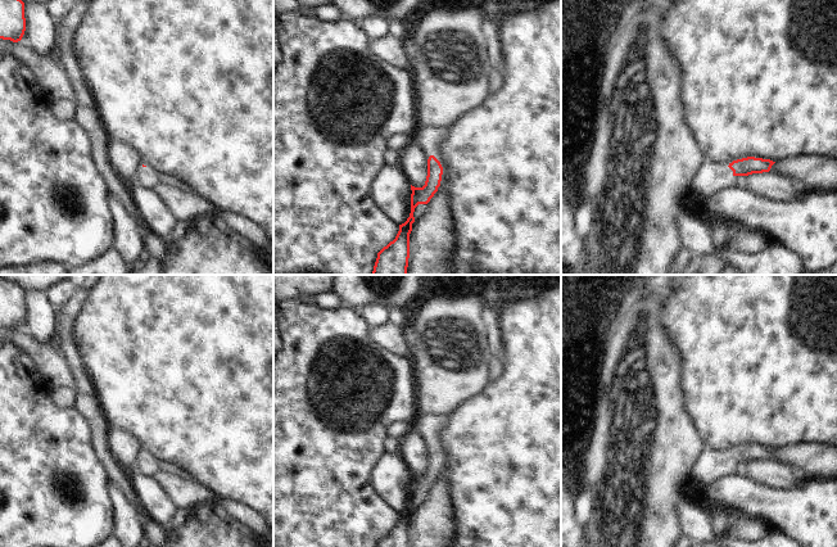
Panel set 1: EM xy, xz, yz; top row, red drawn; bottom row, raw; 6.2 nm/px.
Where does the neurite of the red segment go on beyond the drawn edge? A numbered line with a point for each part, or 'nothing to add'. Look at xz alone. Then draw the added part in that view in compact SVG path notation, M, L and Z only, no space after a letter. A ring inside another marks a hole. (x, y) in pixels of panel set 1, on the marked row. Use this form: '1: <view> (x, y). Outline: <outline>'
1: xz (430, 136). Outline: M426 126L418 128L418 132L418 136L413 136L415 141L422 146L429 155L434 155L436 158L438 146L445 139L448 128L445 126Z

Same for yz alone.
1: yz (711, 177). Outline: M705 161L692 180L689 194L705 202L728 187L732 175L728 166Z

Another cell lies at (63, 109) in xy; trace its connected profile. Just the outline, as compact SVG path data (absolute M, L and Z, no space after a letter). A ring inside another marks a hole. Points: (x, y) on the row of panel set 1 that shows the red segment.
M54 99L50 105L50 113L62 122L73 121L78 107L69 99Z

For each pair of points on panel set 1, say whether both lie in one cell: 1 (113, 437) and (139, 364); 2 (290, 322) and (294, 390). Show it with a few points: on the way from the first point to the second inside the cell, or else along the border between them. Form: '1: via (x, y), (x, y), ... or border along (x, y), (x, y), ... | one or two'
1: border along (109, 426), (127, 430), (139, 442), (140, 447) | two
2: via (292, 339), (294, 374) | one

